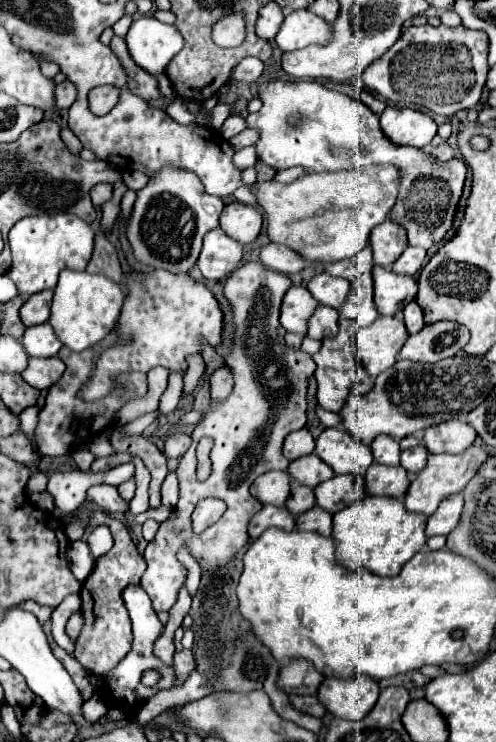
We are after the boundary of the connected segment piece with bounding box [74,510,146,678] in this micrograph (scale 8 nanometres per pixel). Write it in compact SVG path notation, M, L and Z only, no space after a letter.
M90 512L86 520L74 520L74 522L96 522L96 524L106 524L114 536L114 546L108 554L96 560L96 566L92 574L82 582L82 616L84 616L84 628L80 632L80 638L76 642L76 652L74 658L82 664L84 670L96 674L98 678L104 678L116 668L116 664L130 652L132 648L132 626L130 626L130 616L122 600L122 590L128 584L138 584L144 570L146 562L142 554L136 550L136 544L130 538L128 528L110 516L106 512Z

